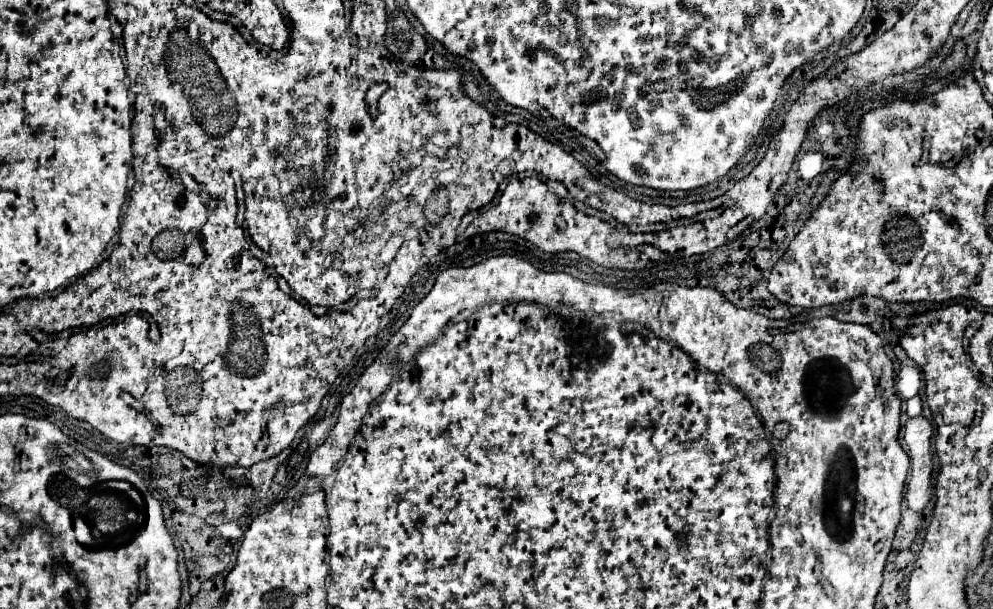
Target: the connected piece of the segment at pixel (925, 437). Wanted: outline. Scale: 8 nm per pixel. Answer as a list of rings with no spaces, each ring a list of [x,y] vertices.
[[[917,416],[909,418],[905,424],[905,444],[909,448],[911,460],[911,478],[907,484],[907,504],[913,512],[923,512],[931,500],[933,488],[933,448],[931,448],[933,426],[927,418]]]

